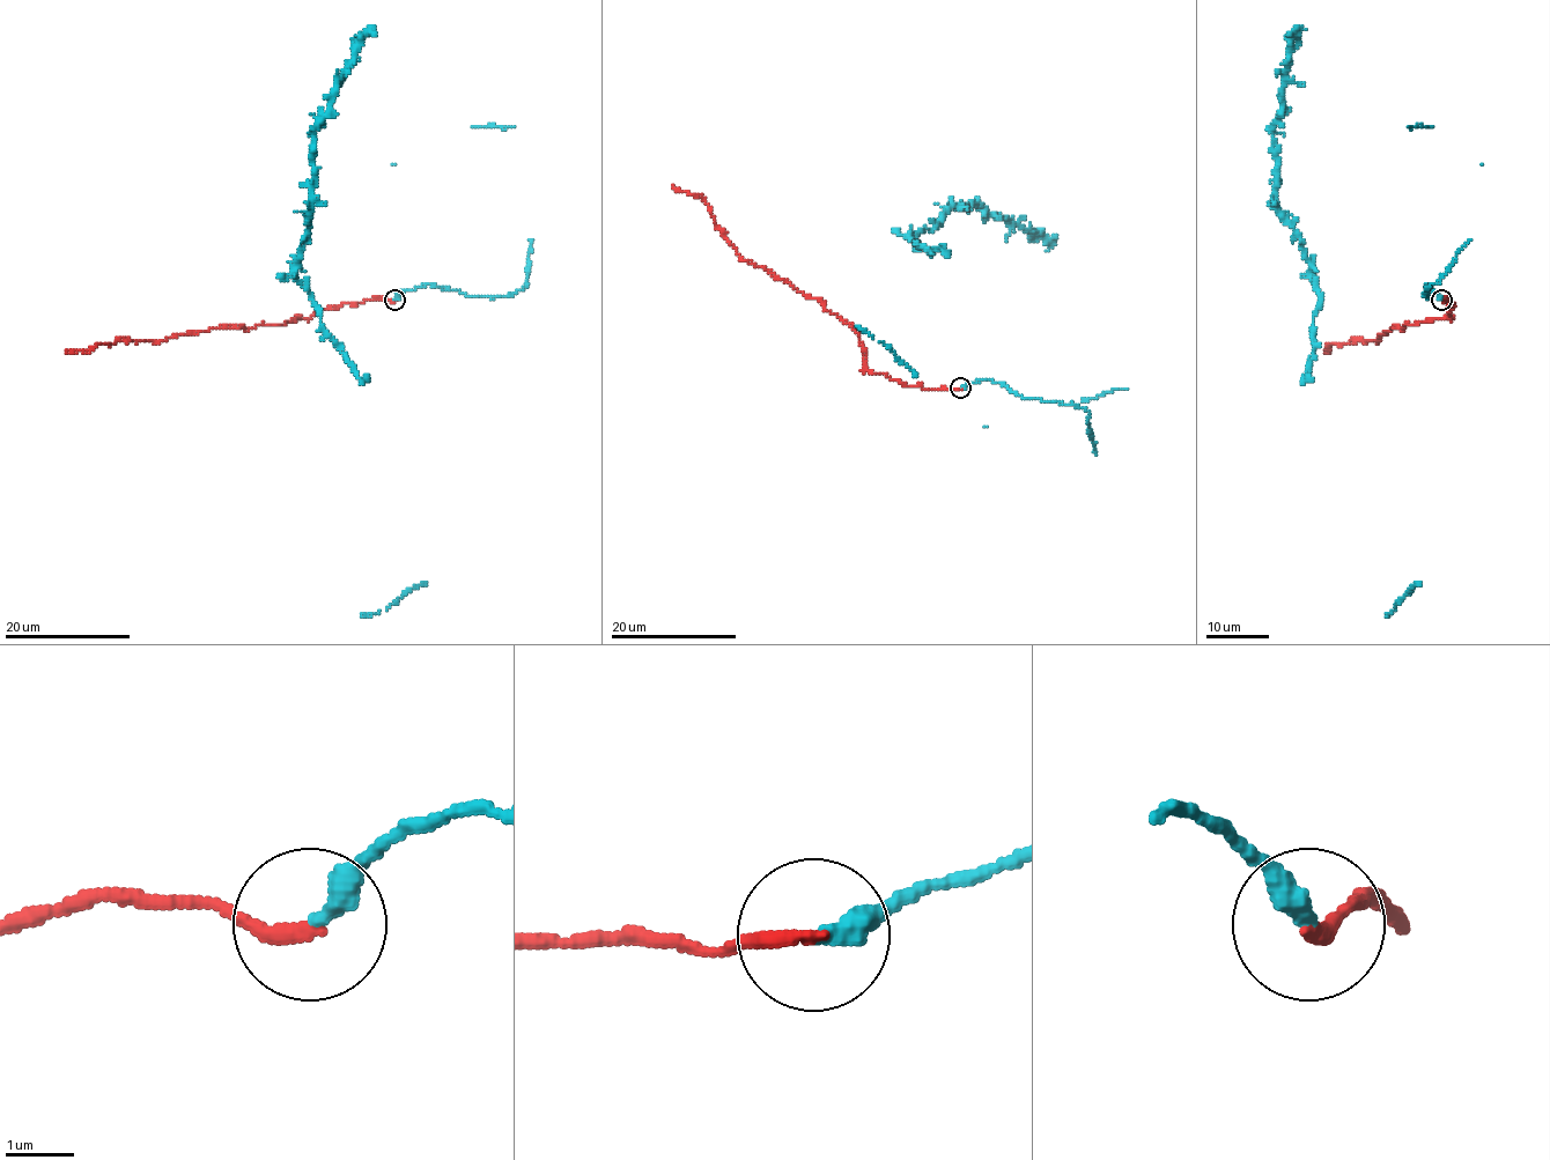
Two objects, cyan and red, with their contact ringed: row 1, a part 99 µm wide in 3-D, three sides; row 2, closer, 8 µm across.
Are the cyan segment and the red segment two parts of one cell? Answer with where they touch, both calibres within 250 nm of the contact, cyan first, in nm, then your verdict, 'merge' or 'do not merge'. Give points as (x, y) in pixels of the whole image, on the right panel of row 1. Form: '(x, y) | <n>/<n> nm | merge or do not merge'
(1441, 300) | 320/240 nm | merge

